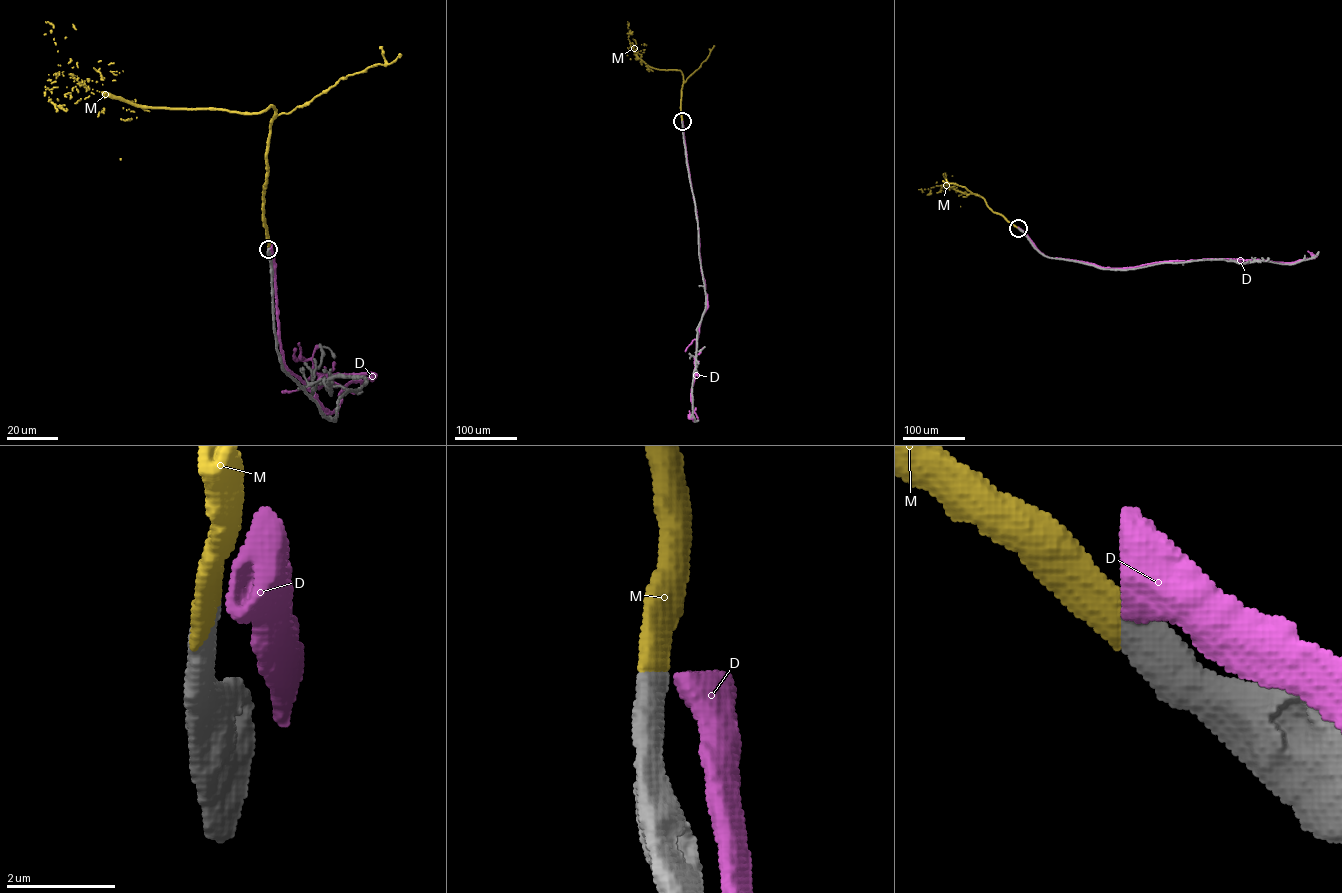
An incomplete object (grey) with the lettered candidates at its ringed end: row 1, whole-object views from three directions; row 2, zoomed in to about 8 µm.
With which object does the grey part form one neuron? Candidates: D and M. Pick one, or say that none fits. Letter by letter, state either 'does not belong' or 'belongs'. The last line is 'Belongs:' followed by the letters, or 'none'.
D: does not belong
M: belongs
Belongs: M

